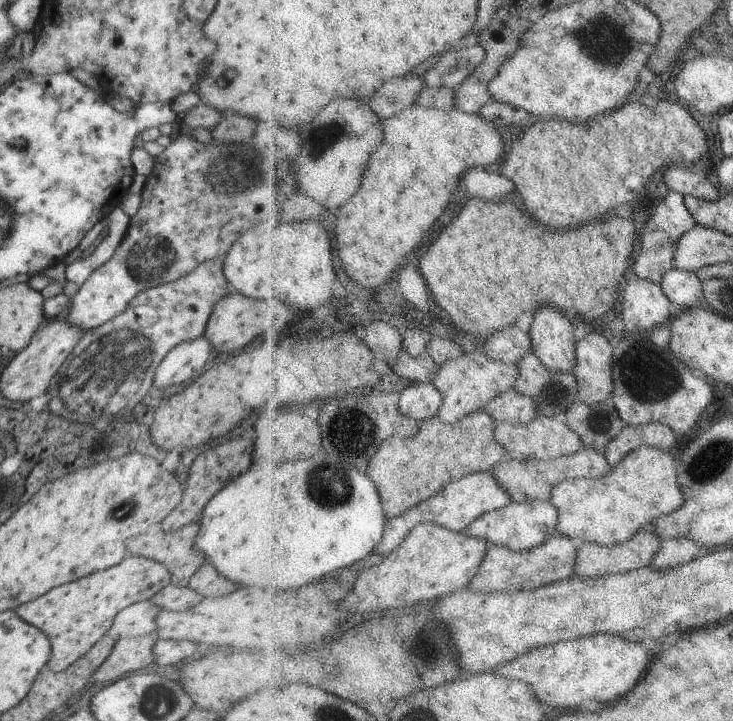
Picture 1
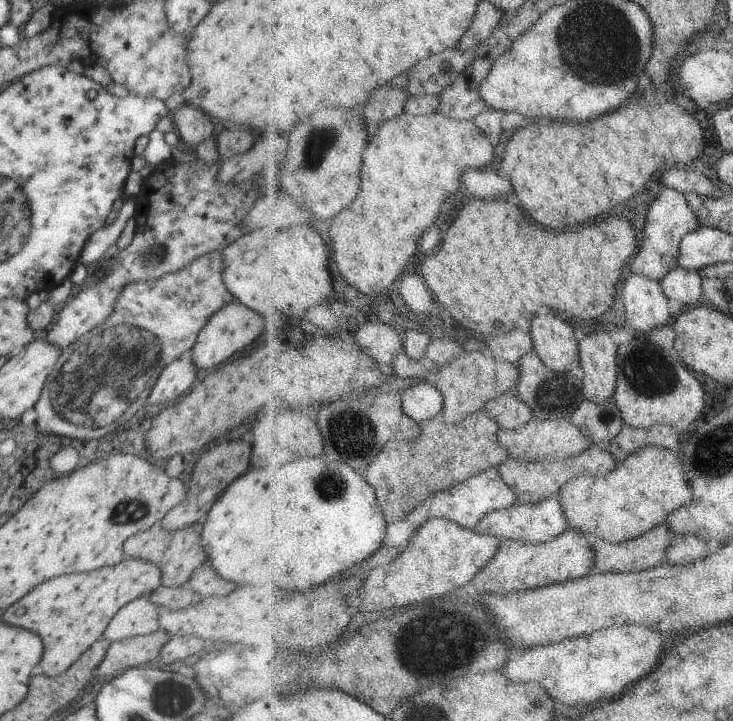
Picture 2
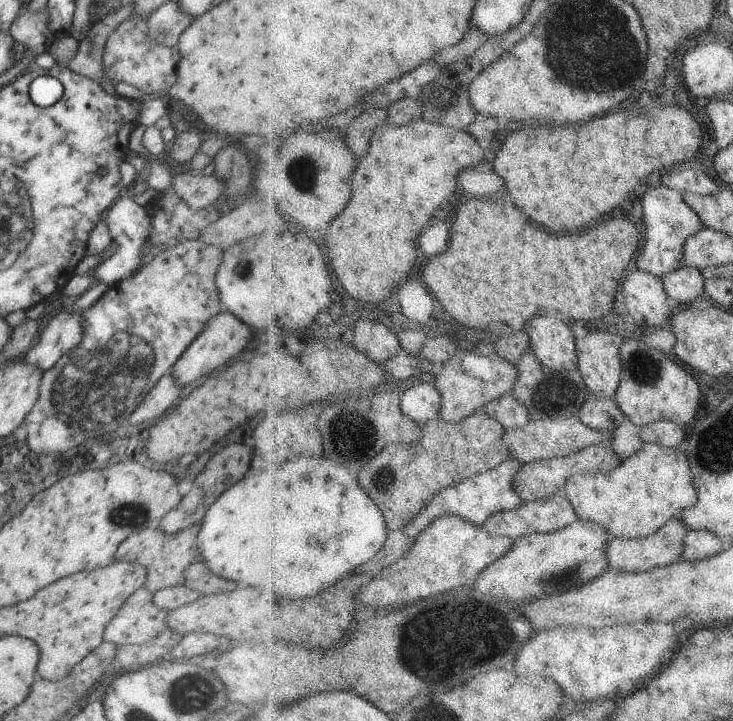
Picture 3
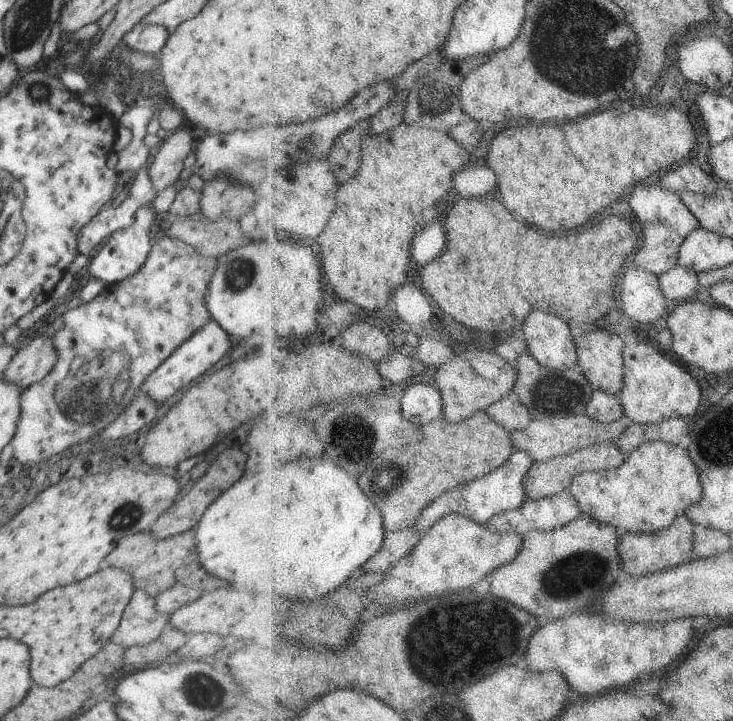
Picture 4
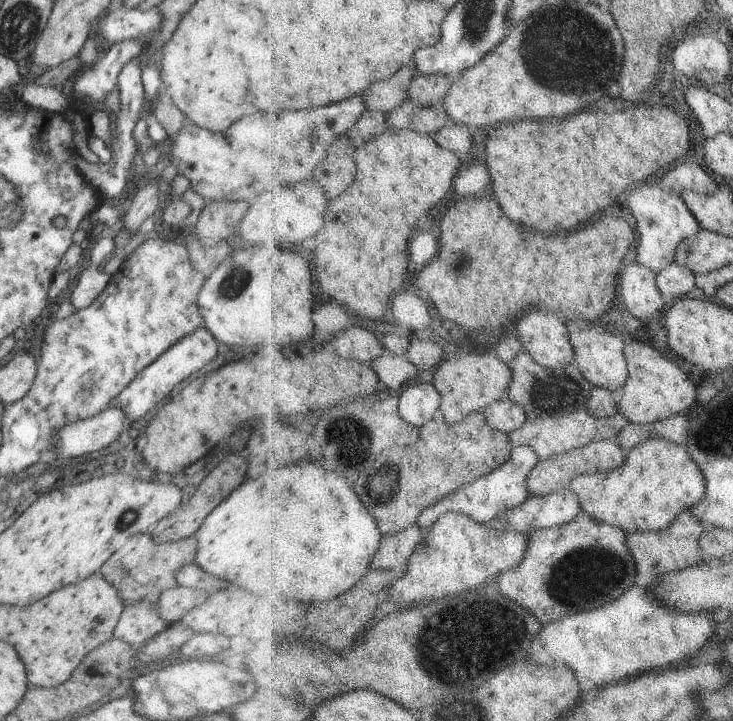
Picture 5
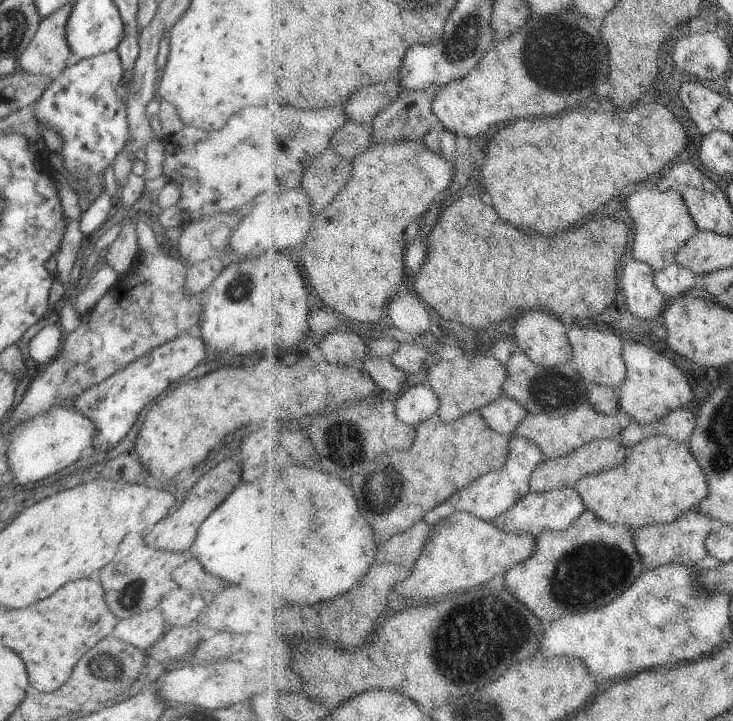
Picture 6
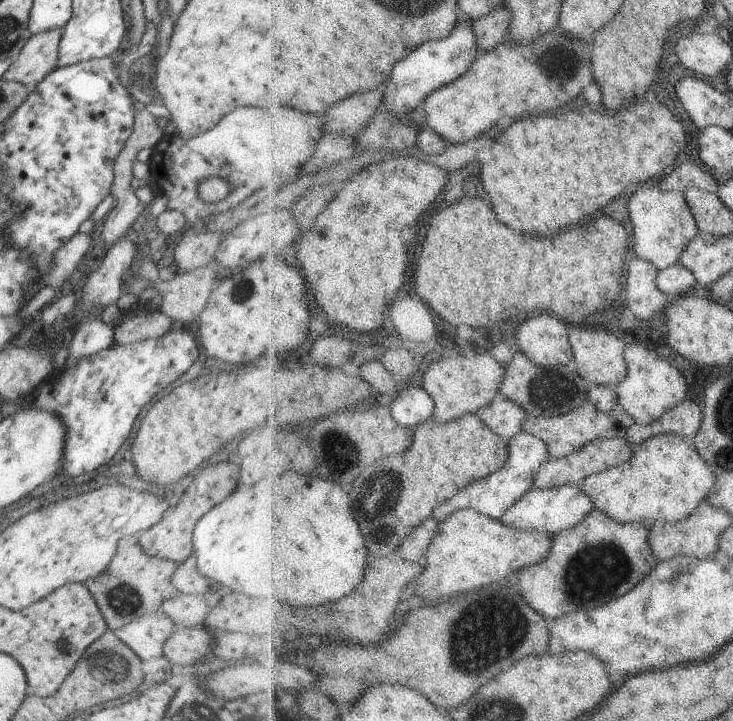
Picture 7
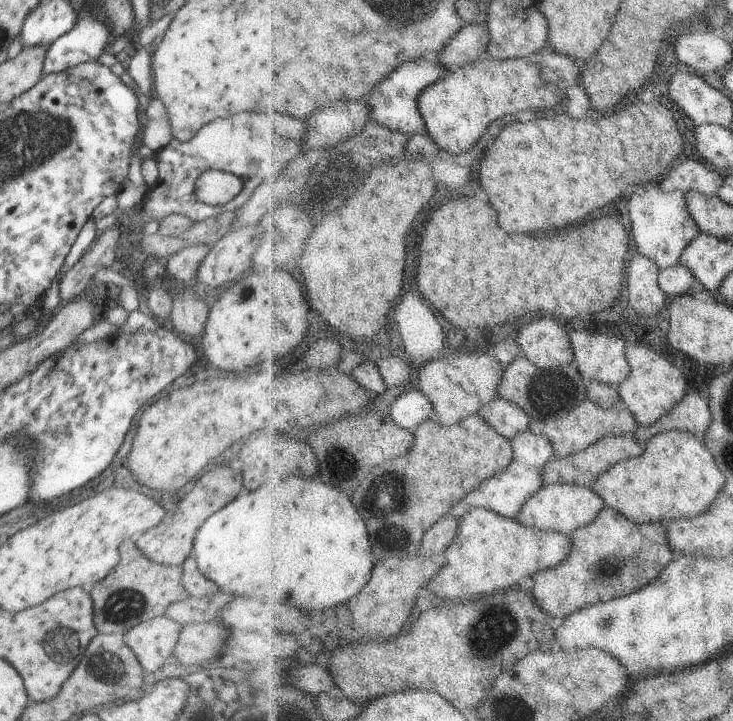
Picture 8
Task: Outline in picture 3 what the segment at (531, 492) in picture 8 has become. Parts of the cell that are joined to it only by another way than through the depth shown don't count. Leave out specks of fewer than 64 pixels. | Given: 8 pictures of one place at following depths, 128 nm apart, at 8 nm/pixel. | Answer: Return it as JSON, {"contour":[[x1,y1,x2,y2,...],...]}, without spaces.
{"contour":[[512,456,509,461,504,462,499,468,448,488,438,494,437,498,434,498,434,501,423,511,423,514,413,524,404,529,405,532,418,540,430,526,434,525,434,522,447,515,459,515,480,527,485,527,489,519,496,514,521,508,526,503,517,490,515,482,518,474,524,468,525,463,521,459]]}

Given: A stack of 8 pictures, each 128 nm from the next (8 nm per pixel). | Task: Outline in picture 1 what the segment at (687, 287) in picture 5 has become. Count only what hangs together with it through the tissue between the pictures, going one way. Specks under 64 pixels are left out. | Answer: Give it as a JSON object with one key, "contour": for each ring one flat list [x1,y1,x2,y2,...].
{"contour":[[674,267,664,277,662,286,668,298,684,310,705,304,705,283,698,273]]}

